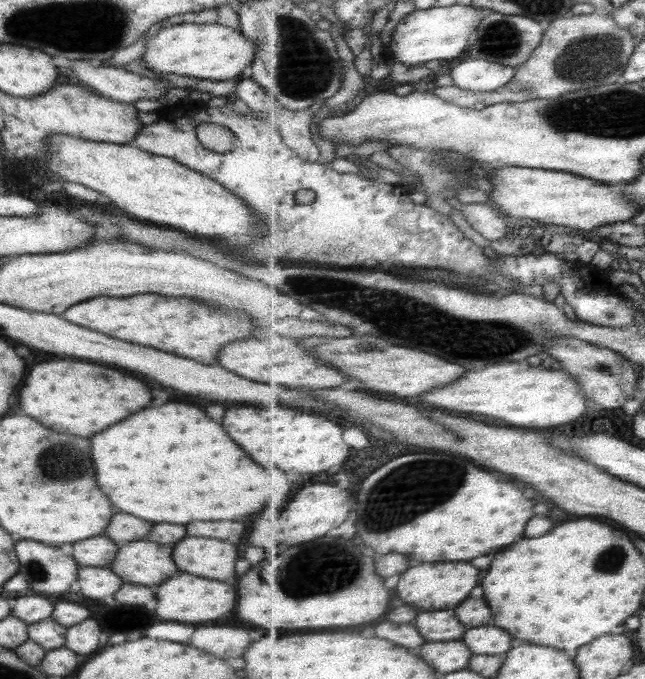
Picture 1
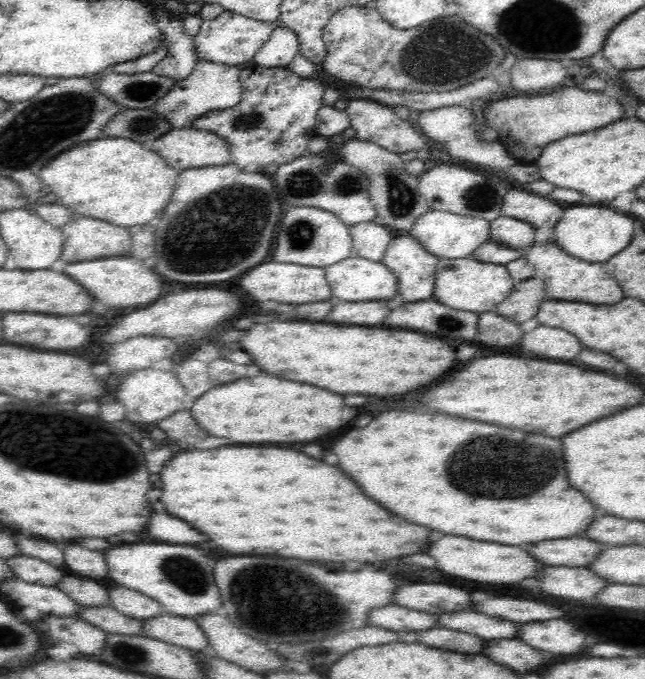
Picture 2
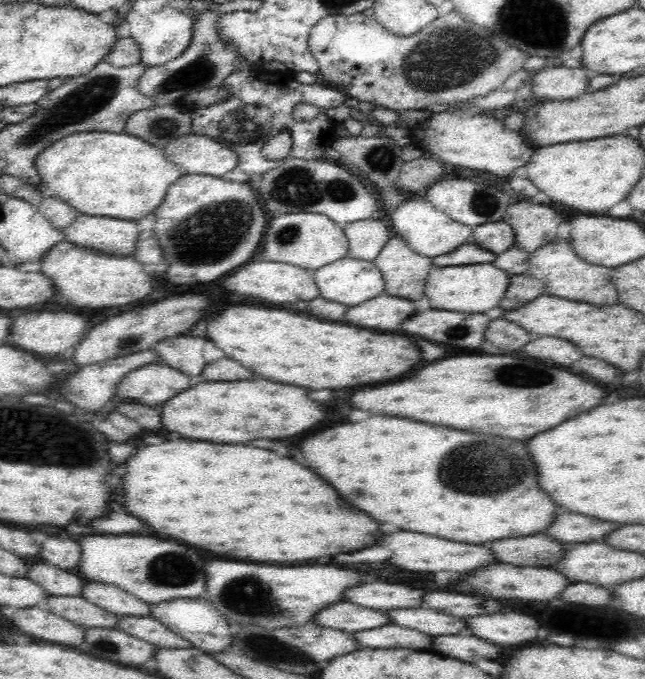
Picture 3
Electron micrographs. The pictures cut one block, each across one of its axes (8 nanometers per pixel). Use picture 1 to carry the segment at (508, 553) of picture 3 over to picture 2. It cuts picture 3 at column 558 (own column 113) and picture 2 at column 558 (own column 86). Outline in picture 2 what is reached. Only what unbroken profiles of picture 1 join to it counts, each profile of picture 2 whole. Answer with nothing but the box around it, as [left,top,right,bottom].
[528,538,606,567]

